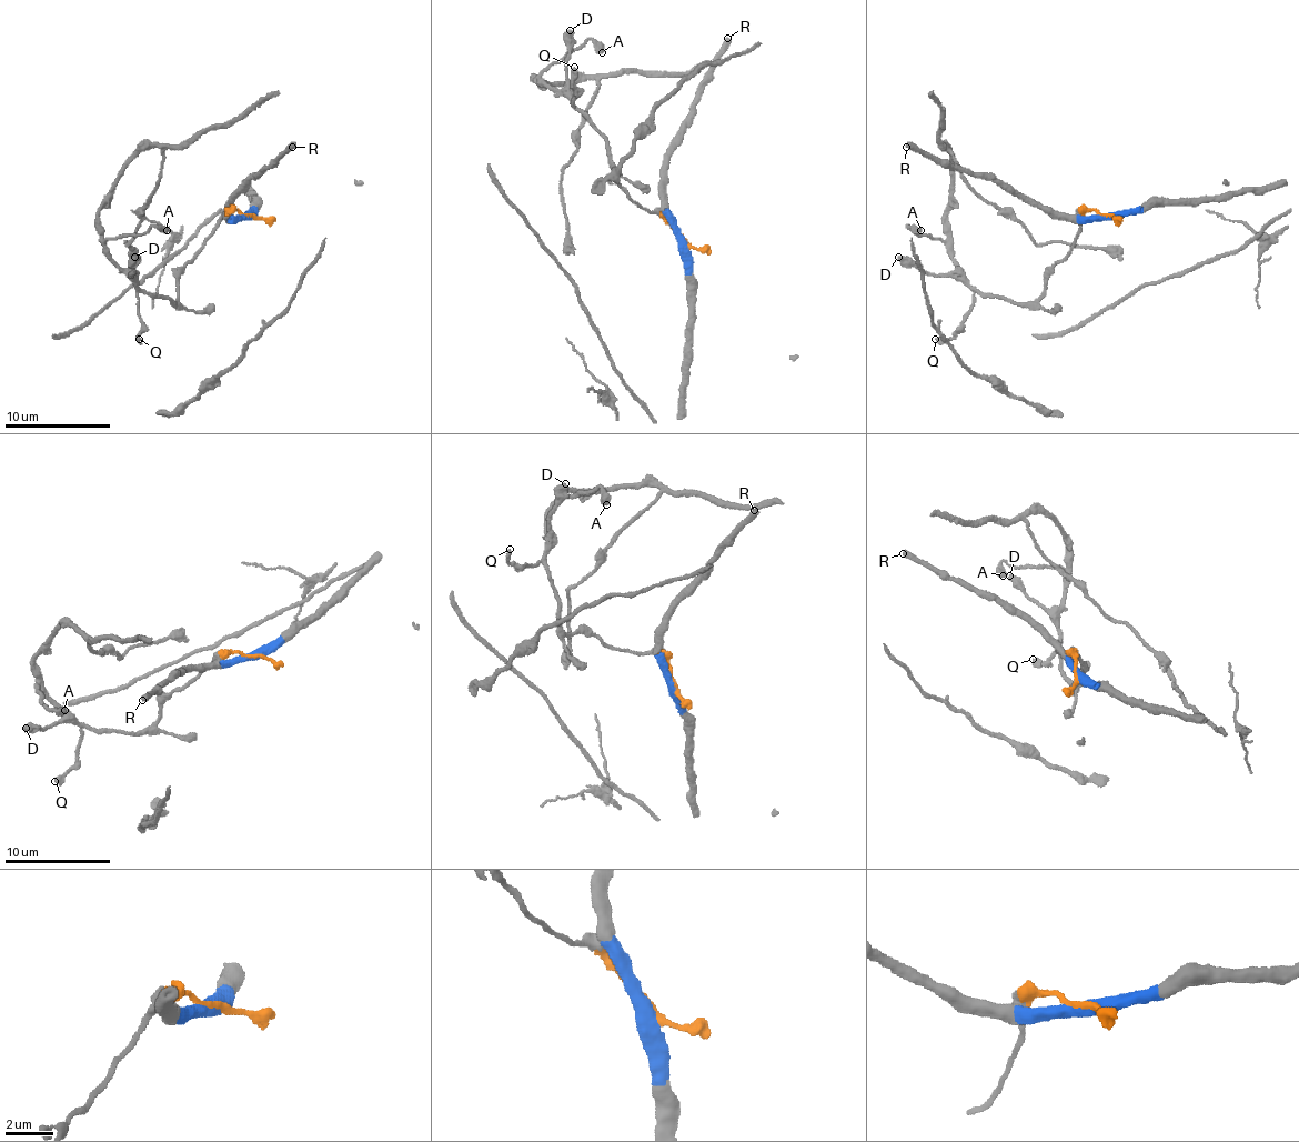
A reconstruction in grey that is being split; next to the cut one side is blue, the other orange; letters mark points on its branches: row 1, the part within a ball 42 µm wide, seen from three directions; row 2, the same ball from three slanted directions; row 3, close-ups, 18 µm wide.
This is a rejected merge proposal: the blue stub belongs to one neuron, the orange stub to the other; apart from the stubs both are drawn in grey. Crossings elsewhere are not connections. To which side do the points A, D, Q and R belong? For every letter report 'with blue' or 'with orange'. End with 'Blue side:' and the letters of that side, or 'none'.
A: with orange
D: with orange
Q: with orange
R: with blue
Blue side: R

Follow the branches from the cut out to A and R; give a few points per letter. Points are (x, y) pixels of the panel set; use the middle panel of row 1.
A: (684, 239), (663, 214), (636, 204), (618, 186), (607, 138), (542, 80), (544, 71), (588, 40), (602, 53)
R: (684, 239), (668, 210), (666, 153), (687, 119), (697, 84), (727, 37)

